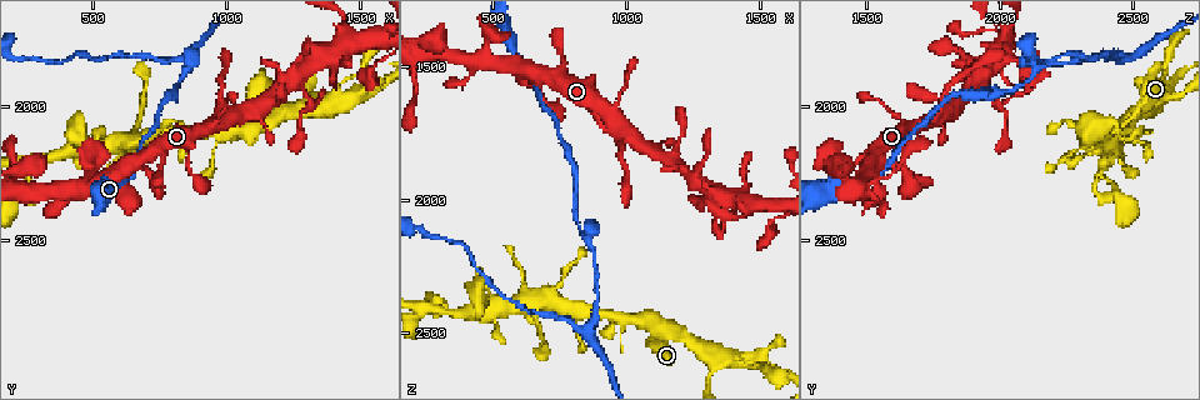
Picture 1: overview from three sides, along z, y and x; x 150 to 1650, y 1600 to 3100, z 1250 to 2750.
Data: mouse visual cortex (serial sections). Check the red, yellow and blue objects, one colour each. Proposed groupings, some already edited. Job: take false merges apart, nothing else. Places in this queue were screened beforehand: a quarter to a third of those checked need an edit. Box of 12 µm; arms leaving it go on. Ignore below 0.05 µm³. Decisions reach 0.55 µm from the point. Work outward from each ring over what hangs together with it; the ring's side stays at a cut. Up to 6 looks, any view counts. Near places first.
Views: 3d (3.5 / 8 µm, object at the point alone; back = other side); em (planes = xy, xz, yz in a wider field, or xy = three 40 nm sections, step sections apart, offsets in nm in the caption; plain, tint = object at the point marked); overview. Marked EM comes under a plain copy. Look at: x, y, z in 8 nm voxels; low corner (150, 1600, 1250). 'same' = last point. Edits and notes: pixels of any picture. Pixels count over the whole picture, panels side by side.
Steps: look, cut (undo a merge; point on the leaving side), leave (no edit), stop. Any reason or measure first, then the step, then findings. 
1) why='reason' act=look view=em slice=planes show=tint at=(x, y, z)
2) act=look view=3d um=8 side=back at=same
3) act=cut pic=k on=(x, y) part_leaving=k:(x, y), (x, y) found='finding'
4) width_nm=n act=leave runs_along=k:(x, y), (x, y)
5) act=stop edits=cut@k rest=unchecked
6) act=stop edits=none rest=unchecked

why='sharp bend' act=look view=3d um=3.5 at=(240, 2240, 2380)

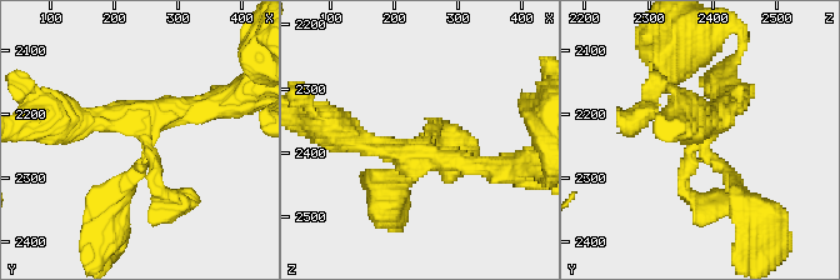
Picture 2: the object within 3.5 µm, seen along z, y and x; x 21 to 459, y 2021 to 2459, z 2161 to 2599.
why='need the tissue' act=look view=em slice=xy step=2 show=tint at=(250, 2240, 2390)

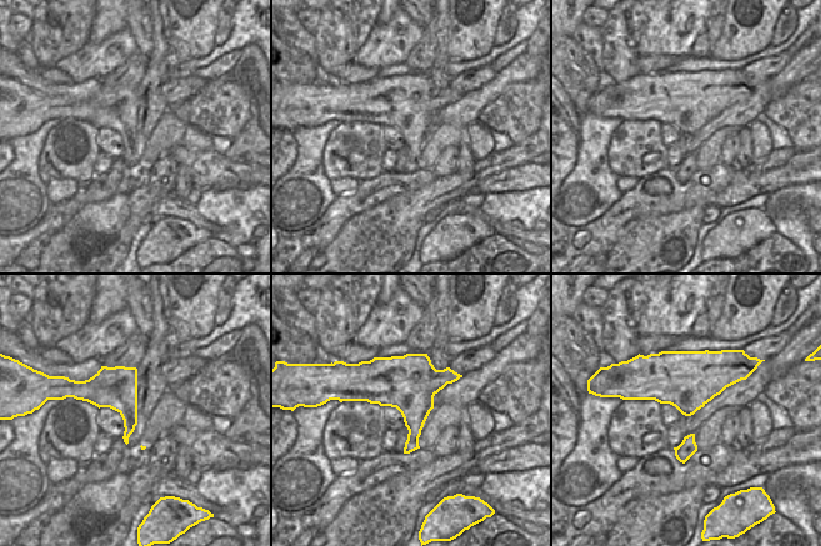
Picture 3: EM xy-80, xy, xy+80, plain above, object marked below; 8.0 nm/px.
arm_widths_nm=200,250,250,250 act=leave runs_along=2:(726, 104), (704, 154), (743, 196) found='continuous, no second cell'

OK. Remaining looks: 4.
act=look view=3d um=3.5 at=(490, 2200, 1370)

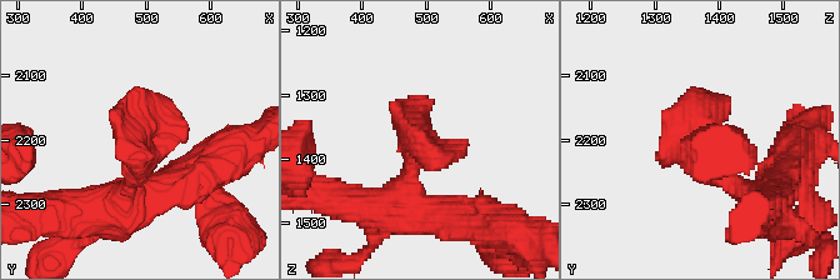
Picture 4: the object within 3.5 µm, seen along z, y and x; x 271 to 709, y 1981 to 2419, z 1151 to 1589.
act=look view=em slice=xy step=3 show=tint at=same

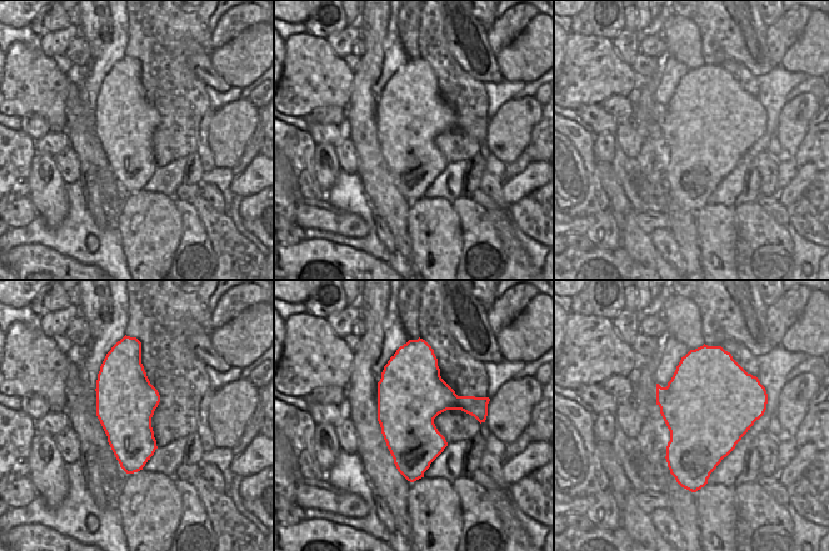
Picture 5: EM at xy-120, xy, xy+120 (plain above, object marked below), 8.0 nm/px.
act=leave runs_along=4:(769, 203), (718, 176), (704, 138) found='continuous, no second cell'

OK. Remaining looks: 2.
why='sudden change in width' act=look view=3d um=3.5 at=(860, 1860, 2150)

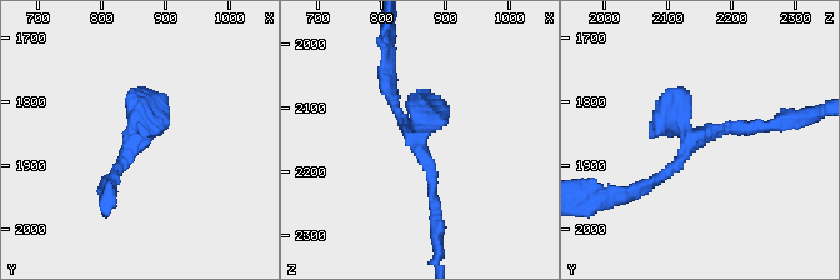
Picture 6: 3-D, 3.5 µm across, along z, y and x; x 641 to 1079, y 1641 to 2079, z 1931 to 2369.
act=look view=em slice=xy step=3 show=tint at=(860, 1850, 2140)

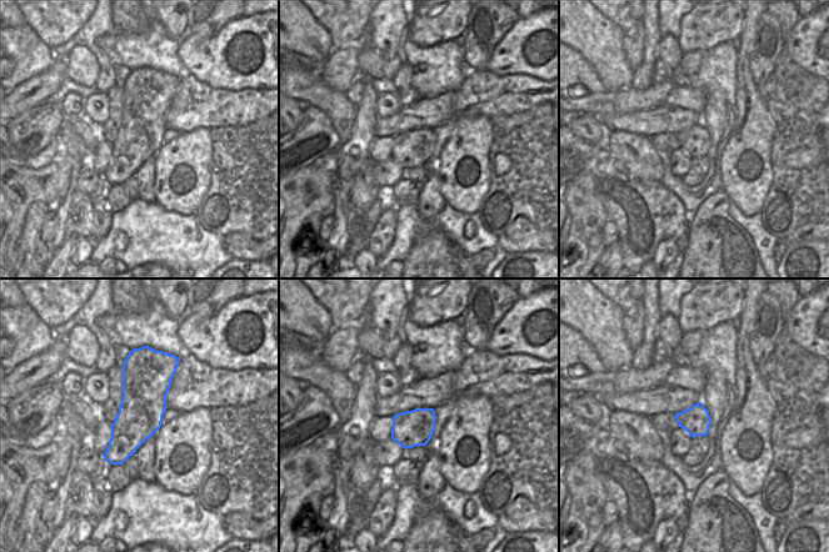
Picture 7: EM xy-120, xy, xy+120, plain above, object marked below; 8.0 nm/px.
act=leave runs_along=6:(644, 190), (695, 136), (771, 125) found='one cell here'

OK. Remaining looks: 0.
act=stop edits=none rest=unchecked

